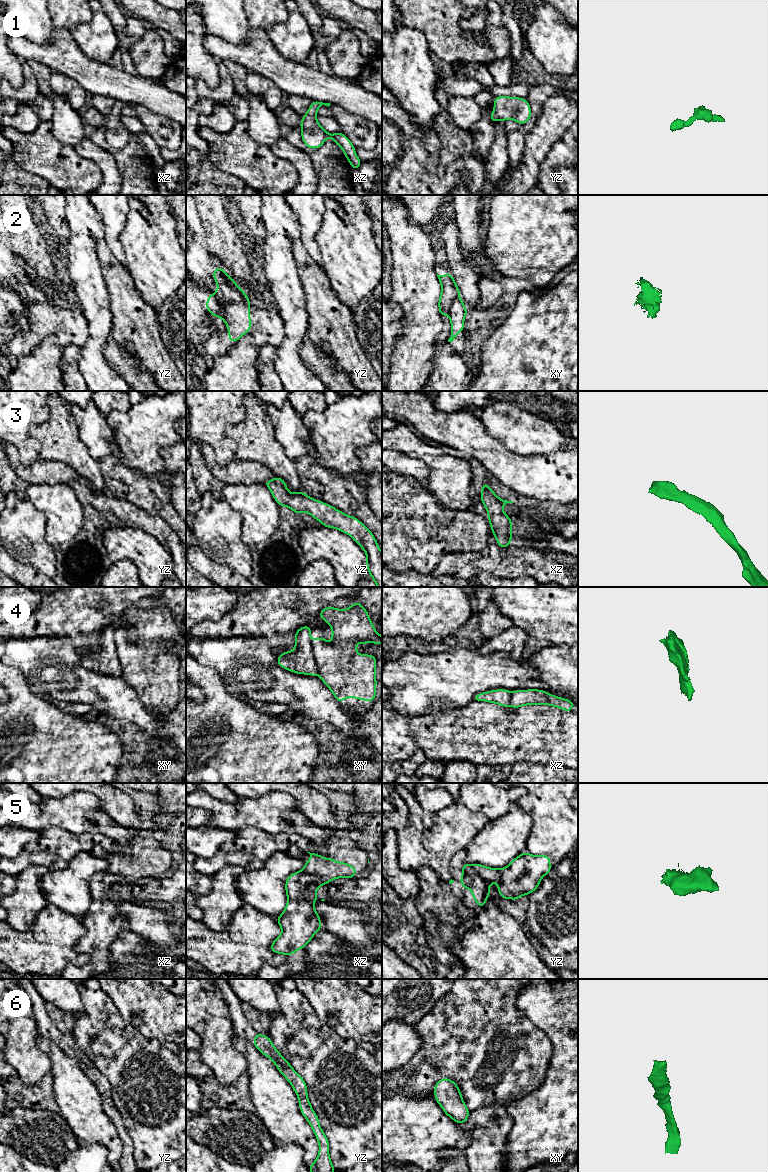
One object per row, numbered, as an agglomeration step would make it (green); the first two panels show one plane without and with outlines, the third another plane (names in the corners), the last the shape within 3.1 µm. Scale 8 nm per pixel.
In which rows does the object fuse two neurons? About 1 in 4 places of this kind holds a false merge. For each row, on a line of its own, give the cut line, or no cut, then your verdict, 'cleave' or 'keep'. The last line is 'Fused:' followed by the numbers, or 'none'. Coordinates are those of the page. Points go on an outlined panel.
1: no cut; keep
2: cut in yz along (213, 295), (226, 302), (243, 302), (248, 304); cleave
3: no cut; keep
4: cut in xy along (310, 640), (312, 653), (319, 672); cleave
5: cut in xz along (303, 870), (315, 877), (305, 892), (305, 898), (312, 905); cleave
6: no cut; keep
Fused: 2, 4, 5

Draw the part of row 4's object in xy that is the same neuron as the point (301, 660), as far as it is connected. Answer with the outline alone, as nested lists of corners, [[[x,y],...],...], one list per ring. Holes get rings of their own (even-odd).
[[[302,626],[295,633],[295,647],[293,651],[285,651],[277,658],[278,665],[288,671],[298,674],[316,676],[318,672],[317,663],[311,646],[311,627]]]

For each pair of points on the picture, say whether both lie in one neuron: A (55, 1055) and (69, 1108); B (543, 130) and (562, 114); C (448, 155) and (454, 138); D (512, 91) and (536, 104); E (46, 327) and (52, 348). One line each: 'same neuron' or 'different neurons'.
A: same neuron
B: same neuron
C: same neuron
D: different neurons
E: different neurons

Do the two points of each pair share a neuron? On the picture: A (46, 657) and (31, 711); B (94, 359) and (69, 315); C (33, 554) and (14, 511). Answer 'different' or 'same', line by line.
A: different
B: different
C: same

